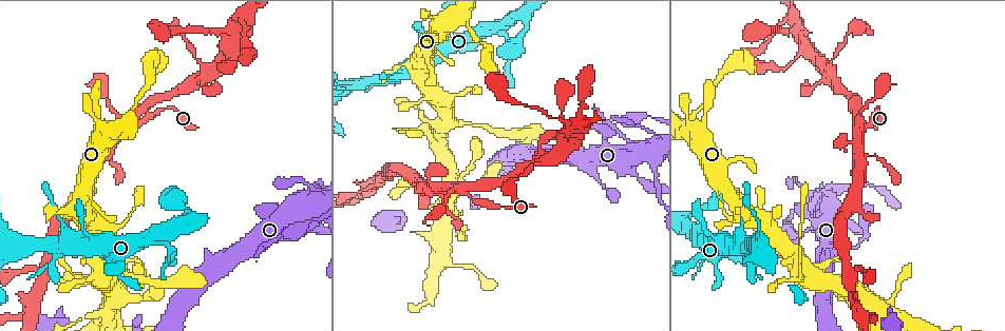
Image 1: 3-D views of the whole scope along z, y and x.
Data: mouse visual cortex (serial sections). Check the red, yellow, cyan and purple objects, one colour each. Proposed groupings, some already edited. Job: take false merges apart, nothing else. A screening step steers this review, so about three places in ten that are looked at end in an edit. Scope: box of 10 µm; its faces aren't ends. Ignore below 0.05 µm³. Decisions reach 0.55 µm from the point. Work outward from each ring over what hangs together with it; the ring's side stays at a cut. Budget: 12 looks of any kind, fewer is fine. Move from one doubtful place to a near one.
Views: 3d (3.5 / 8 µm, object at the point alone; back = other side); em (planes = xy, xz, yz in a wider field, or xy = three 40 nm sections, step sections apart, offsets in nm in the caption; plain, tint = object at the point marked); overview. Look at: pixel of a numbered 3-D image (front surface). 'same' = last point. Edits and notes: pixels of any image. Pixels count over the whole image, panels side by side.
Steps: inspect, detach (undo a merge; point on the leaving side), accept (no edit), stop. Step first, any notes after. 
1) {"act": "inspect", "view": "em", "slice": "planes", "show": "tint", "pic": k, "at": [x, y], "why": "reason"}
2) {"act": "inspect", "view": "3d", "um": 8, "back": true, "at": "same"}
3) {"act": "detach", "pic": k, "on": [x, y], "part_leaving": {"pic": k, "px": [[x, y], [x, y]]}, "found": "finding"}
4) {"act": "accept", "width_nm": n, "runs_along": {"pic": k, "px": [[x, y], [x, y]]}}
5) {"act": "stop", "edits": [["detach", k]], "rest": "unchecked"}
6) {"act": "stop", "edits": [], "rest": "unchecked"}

{"act": "inspect", "view": "3d", "um": 3.5, "back": true, "pic": 1, "at": [459, 125], "why": "four or more arms meet"}

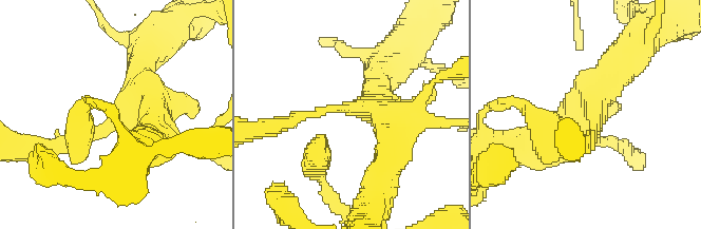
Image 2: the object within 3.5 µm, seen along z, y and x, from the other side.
{"act": "inspect", "view": "em", "slice": "xy", "step": 2, "show": "tint", "pic": 2, "at": [593, 117], "why": "need the tissue"}

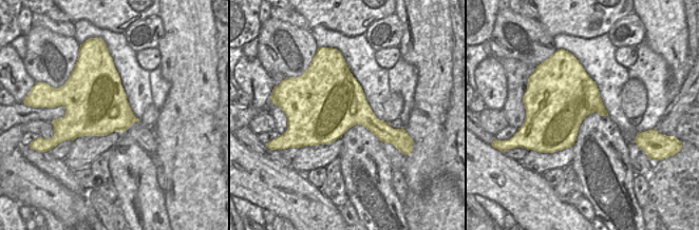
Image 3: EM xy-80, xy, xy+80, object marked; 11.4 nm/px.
{"act": "accept", "runs_along": {"pic": 2, "px": [[625, 63], [568, 131], [519, 144]]}, "found": "all the same cell"}

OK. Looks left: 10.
{"act": "inspect", "view": "3d", "um": 8, "pic": 1, "at": [711, 231], "why": "thin neck"}

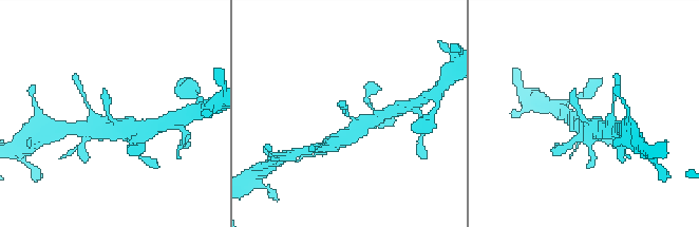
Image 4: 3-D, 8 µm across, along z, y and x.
{"act": "inspect", "view": "em", "slice": "planes", "show": "tint", "at": "same"}

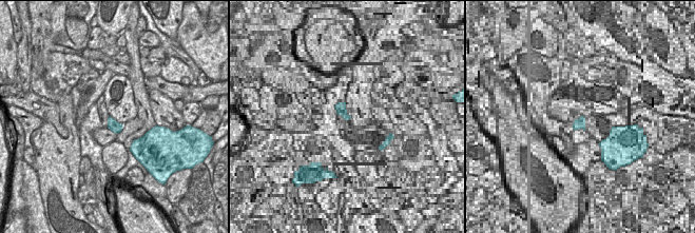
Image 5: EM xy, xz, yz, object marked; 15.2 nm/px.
{"act": "accept", "runs_along": {"pic": 4, "px": [[136, 132], [111, 119], [104, 95]]}, "found": "continuous, no second cell"}

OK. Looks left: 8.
{"act": "inspect", "view": "3d", "um": 3.5, "pic": 1, "at": [860, 286], "why": "four or more arms meet"}

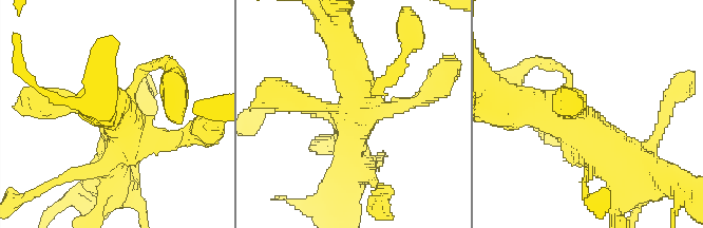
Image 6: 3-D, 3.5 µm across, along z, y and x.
{"act": "inspect", "view": "em", "slice": "planes", "show": "tint", "pic": 6, "at": [344, 110]}

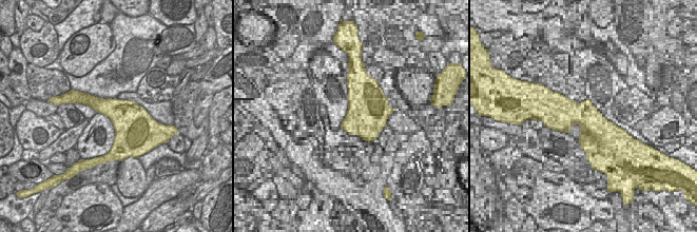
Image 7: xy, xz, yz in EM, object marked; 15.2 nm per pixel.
{"act": "inspect", "view": "em", "slice": "xy", "step": 3, "show": "tint", "at": "same", "why": "another direction"}

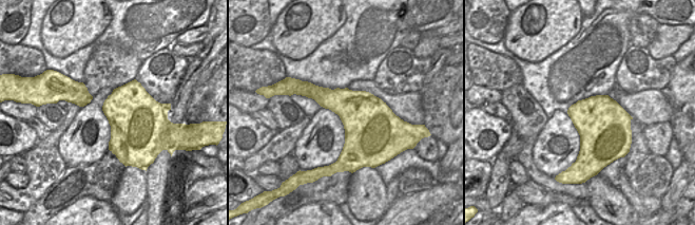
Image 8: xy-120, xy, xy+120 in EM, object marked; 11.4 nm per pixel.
{"act": "accept", "found": "continuous, no second cell"}

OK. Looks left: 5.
{"act": "inspect", "view": "3d", "um": 8, "pic": 1, "at": [497, 26], "why": "branch point"}

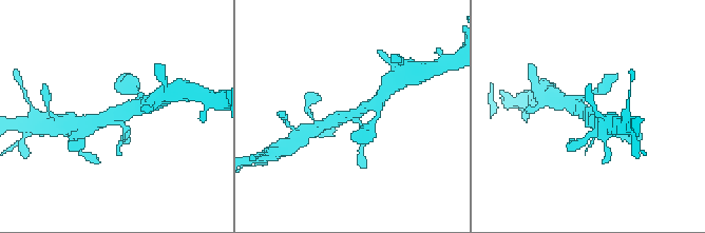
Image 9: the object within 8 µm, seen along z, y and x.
{"act": "inspect", "view": "3d", "um": 3.5, "at": "same", "why": "zoom in"}

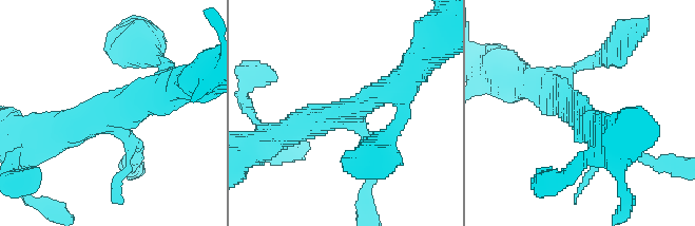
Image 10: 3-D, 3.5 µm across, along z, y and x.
{"act": "inspect", "view": "em", "slice": "xy", "step": 1, "show": "tint", "pic": 10, "at": [345, 114]}

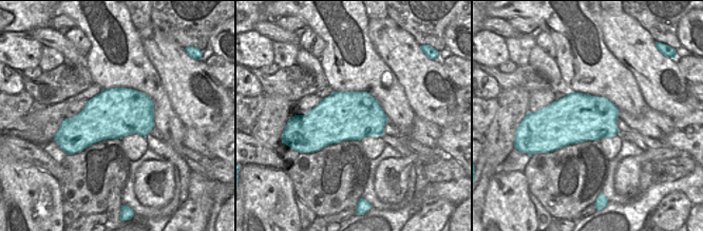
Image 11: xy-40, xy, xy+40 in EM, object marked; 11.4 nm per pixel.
{"act": "detach", "pic": 10, "on": [645, 157], "part_leaving": {"pic": 10, "px": [[131, 138], [137, 164]]}, "found": "a second cell is stuck on"}

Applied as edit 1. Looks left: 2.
{"act": "stop", "edits": [["detach", 10]], "rest": "unchecked"}

